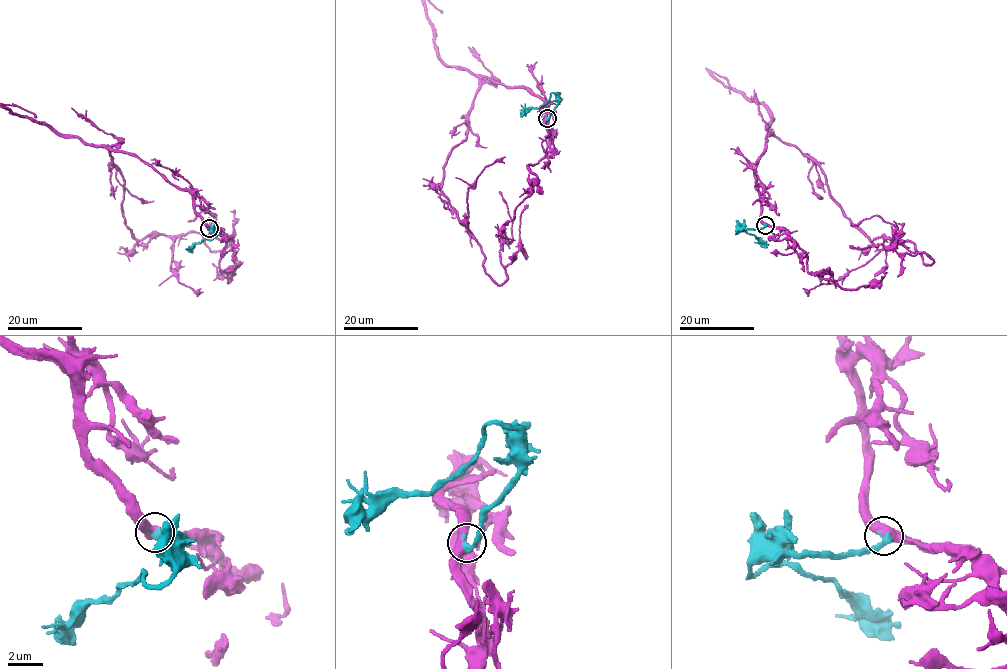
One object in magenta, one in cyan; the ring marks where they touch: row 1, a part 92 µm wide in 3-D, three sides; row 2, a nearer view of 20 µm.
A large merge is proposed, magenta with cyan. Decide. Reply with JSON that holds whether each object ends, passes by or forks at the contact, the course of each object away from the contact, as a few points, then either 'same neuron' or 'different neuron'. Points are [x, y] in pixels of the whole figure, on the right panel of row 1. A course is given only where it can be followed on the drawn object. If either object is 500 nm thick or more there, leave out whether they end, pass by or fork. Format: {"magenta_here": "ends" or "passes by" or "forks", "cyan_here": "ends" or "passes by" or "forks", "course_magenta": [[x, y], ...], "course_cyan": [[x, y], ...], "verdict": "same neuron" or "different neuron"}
{"course_magenta": [[765, 225], [755, 173], [771, 135], [811, 157], [871, 240], [912, 241], [933, 261], [877, 215], [852, 225]], "course_cyan": [[765, 225], [736, 232], [753, 235], [766, 247]], "verdict": "same neuron"}

